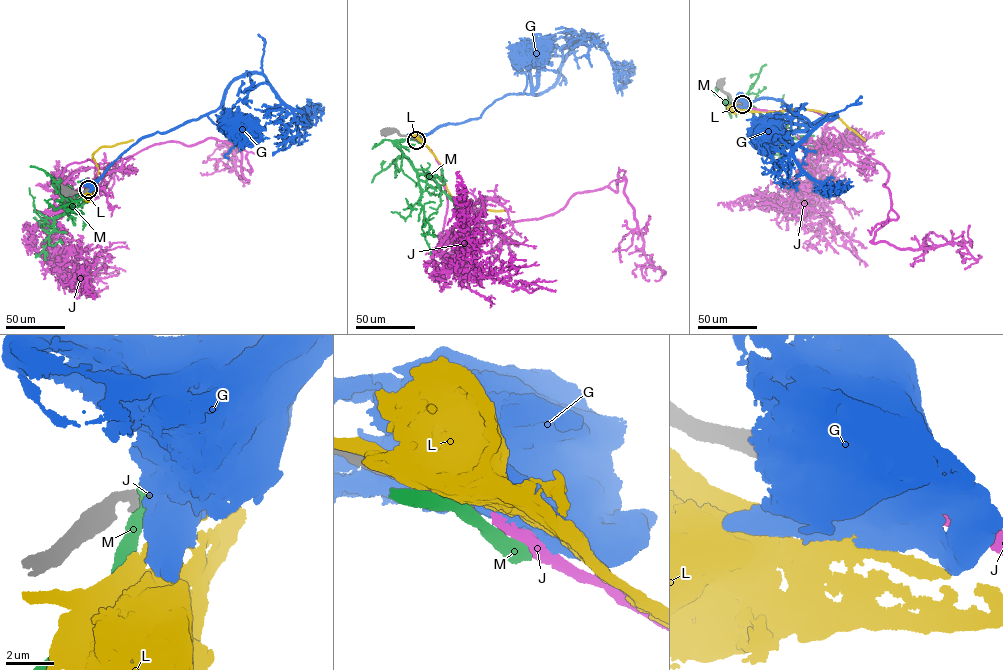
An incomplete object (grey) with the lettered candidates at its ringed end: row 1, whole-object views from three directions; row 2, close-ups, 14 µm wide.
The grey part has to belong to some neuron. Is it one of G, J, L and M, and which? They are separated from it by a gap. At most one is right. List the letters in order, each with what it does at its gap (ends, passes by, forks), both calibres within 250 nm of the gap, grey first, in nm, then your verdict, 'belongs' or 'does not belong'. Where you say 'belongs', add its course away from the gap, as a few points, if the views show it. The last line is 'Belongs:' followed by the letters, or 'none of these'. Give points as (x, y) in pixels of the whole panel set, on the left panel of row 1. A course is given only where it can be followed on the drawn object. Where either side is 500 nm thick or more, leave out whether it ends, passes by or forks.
G: calibres 360 and 850 nm; does not belong
J: it ends; calibres 360 and 320 nm; belongs; course (88, 189), (88, 159), (55, 199), (76, 172), (172, 140), (232, 144), (248, 180), (228, 146), (217, 169)
L: it passes by; calibres 360 and 320 nm; does not belong
M: it passes by; calibres 360 and 460 nm; does not belong
Belongs: J

